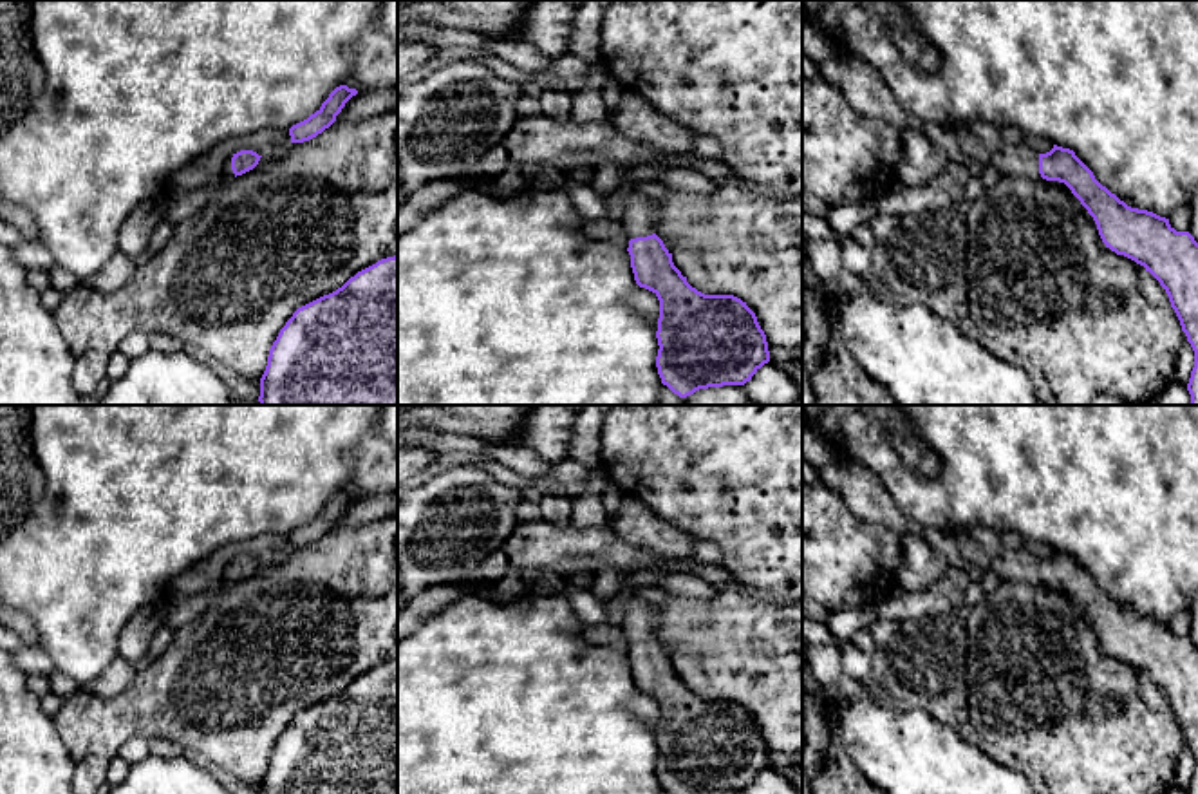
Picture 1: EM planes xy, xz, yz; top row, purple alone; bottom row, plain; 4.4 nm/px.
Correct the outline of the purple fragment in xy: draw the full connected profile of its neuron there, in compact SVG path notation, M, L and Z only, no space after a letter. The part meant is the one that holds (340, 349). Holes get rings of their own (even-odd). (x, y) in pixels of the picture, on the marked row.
M398 255L381 259L358 271L336 291L305 304L293 313L269 349L267 365L260 378L258 402L260 405L398 405Z

